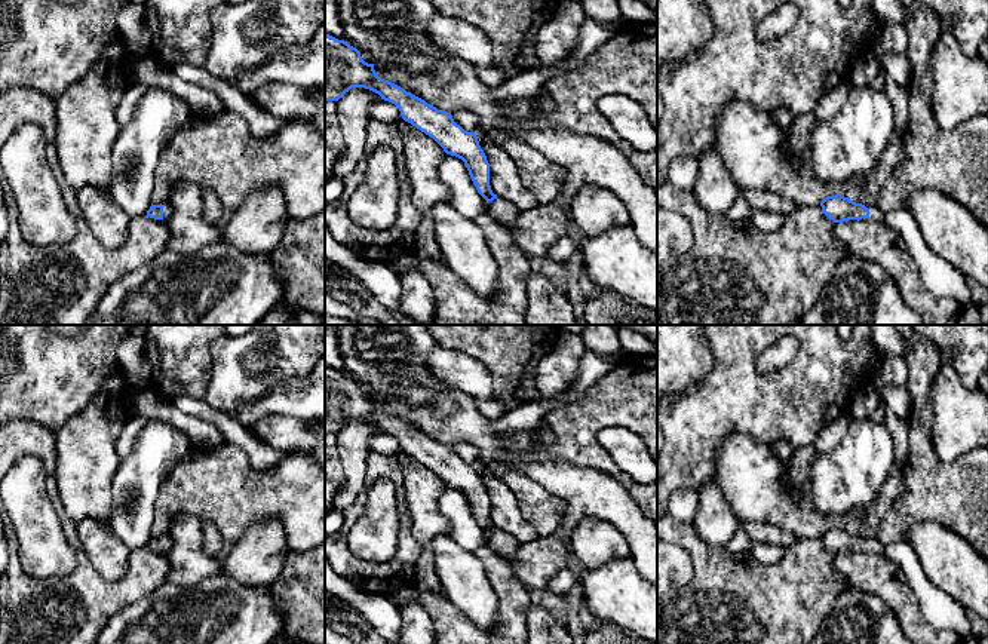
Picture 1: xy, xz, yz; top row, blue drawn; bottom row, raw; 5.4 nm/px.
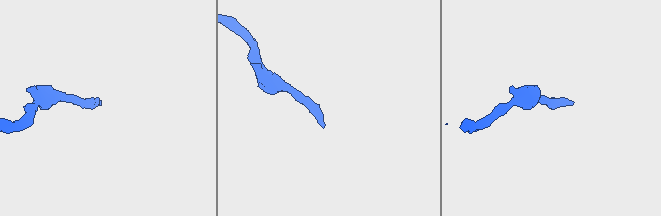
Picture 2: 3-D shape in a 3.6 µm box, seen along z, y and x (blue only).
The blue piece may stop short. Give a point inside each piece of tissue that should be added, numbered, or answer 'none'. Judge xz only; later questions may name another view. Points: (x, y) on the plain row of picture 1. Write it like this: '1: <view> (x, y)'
1: xz (502, 543)

